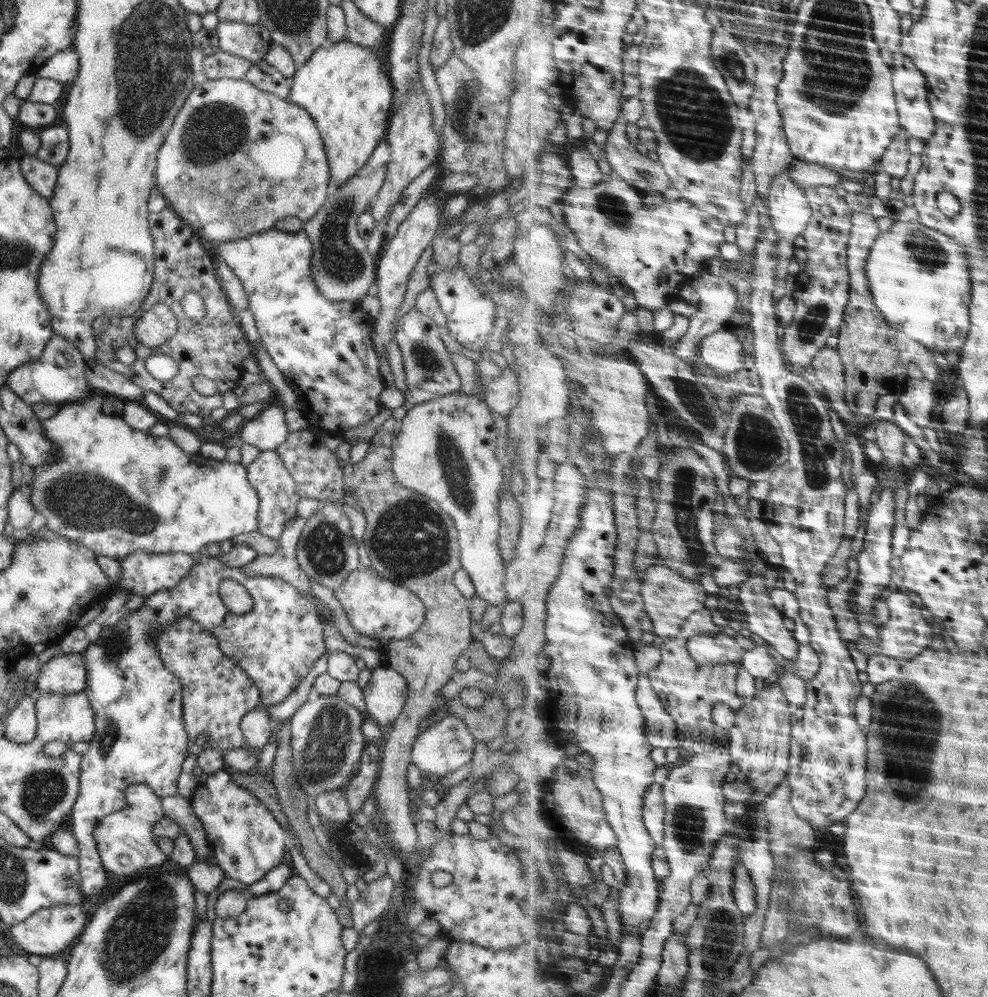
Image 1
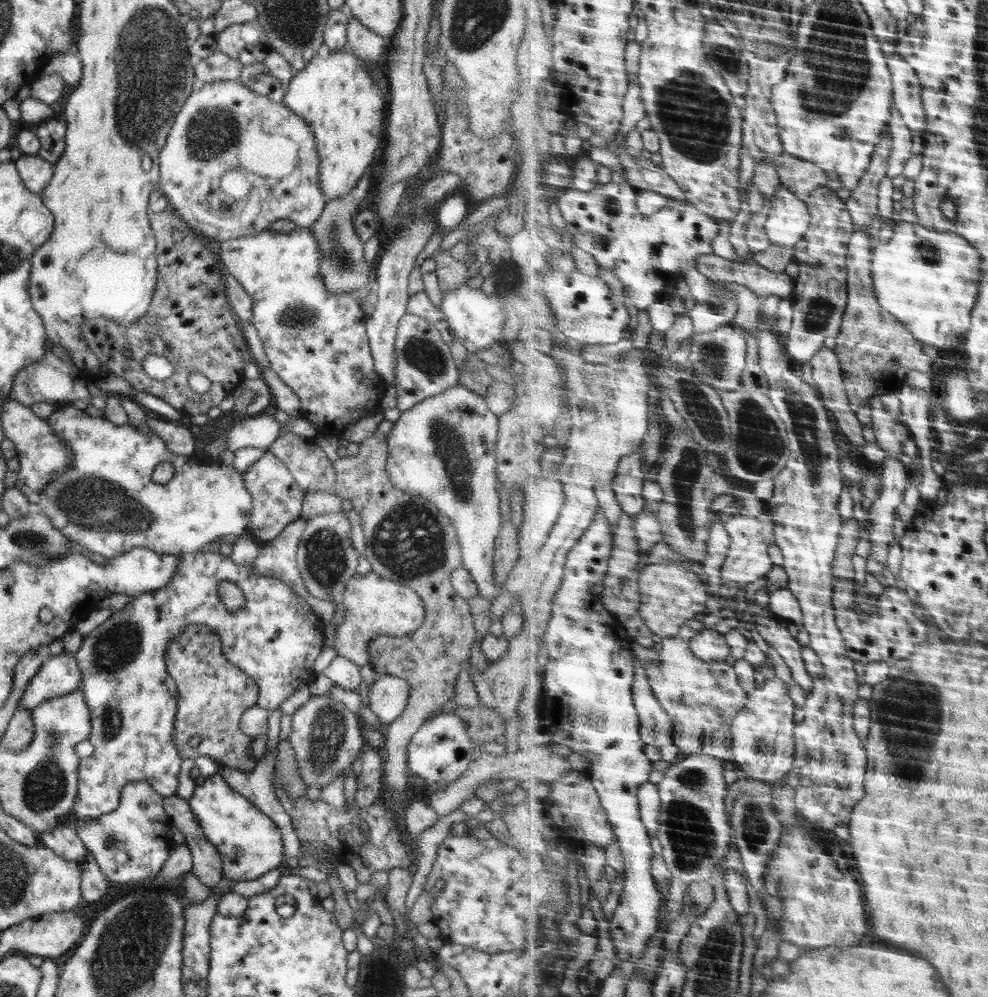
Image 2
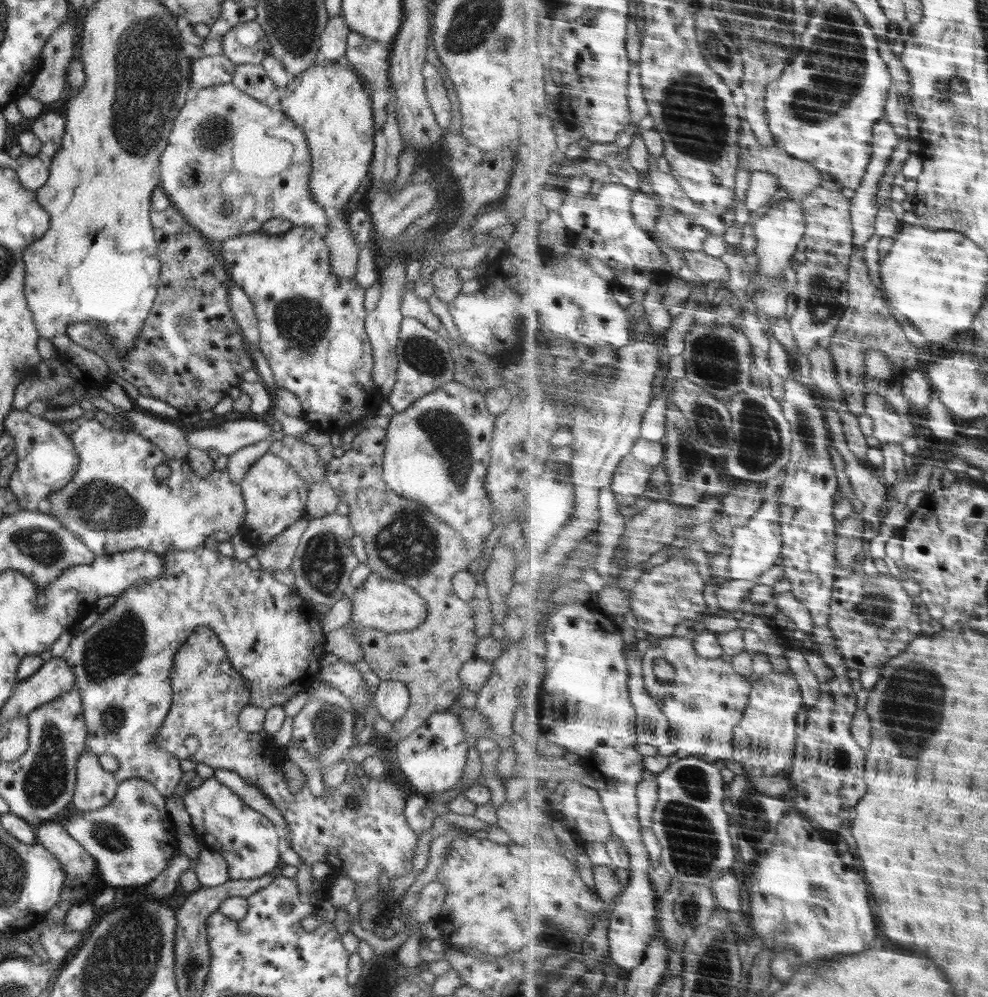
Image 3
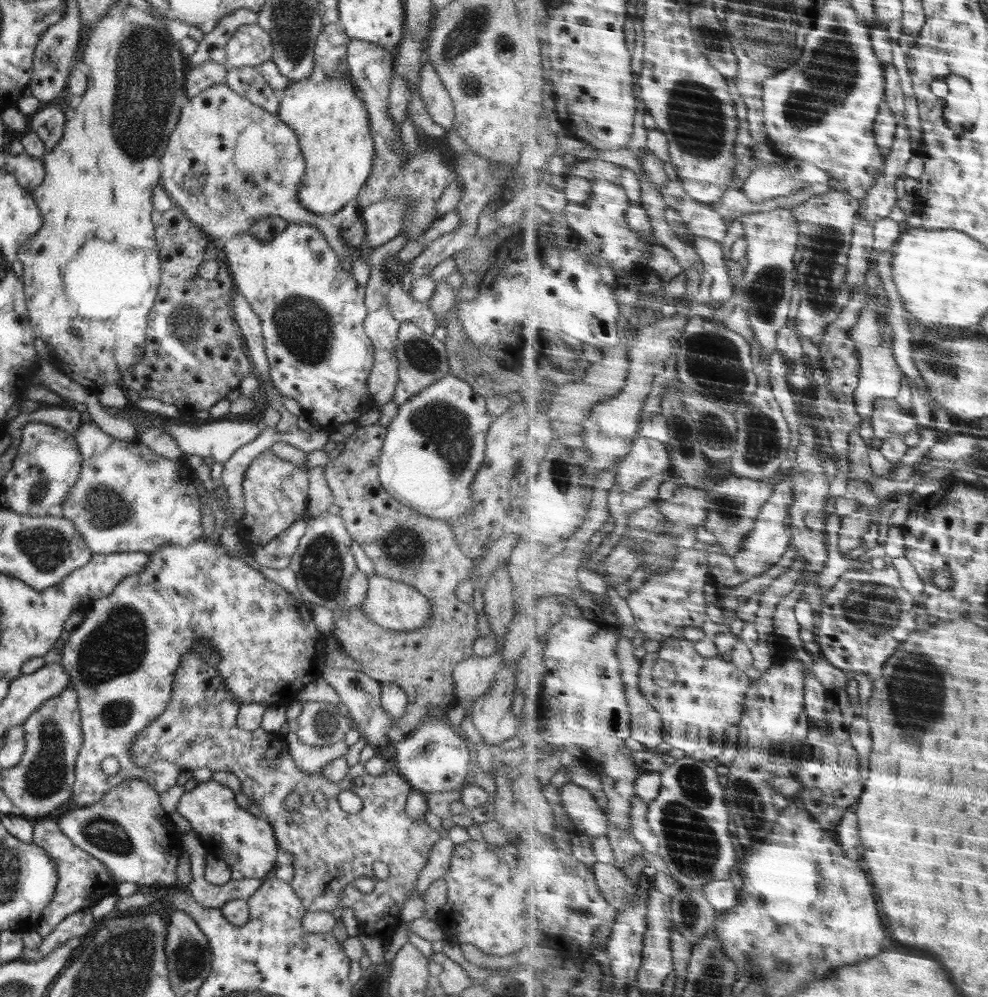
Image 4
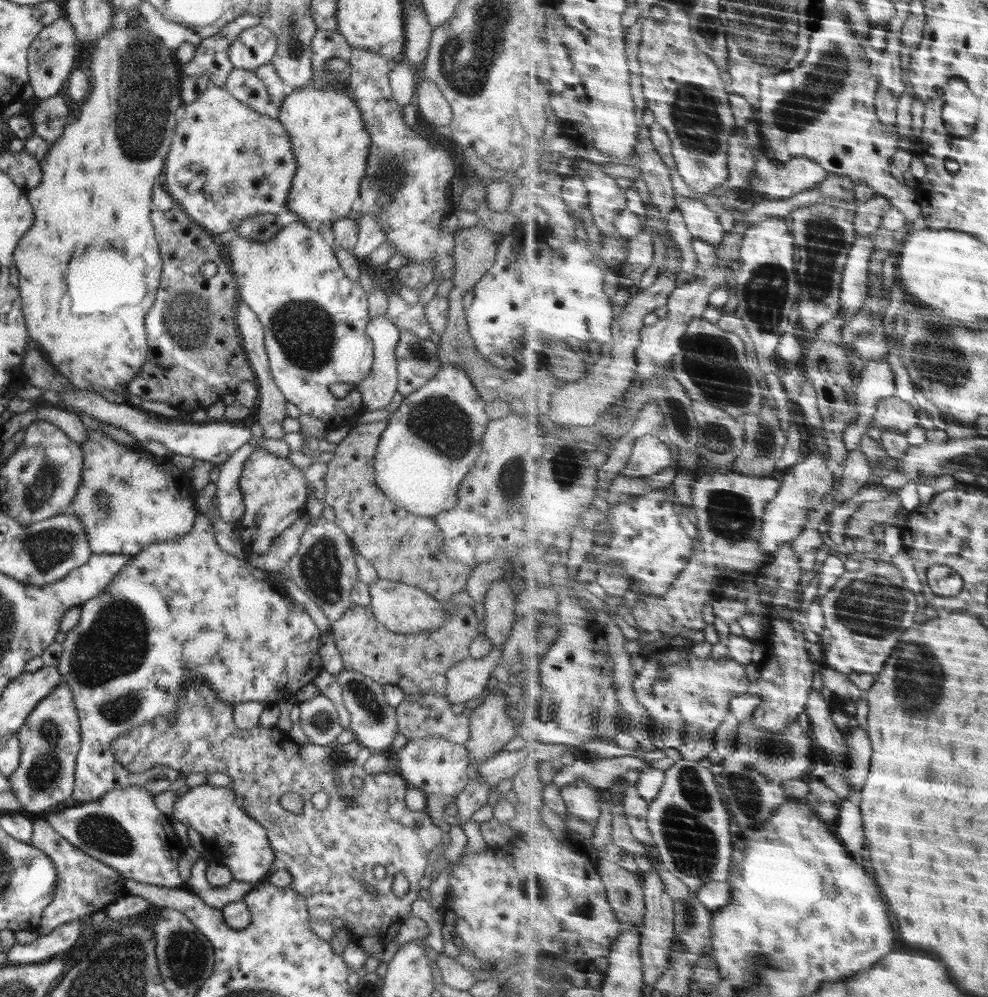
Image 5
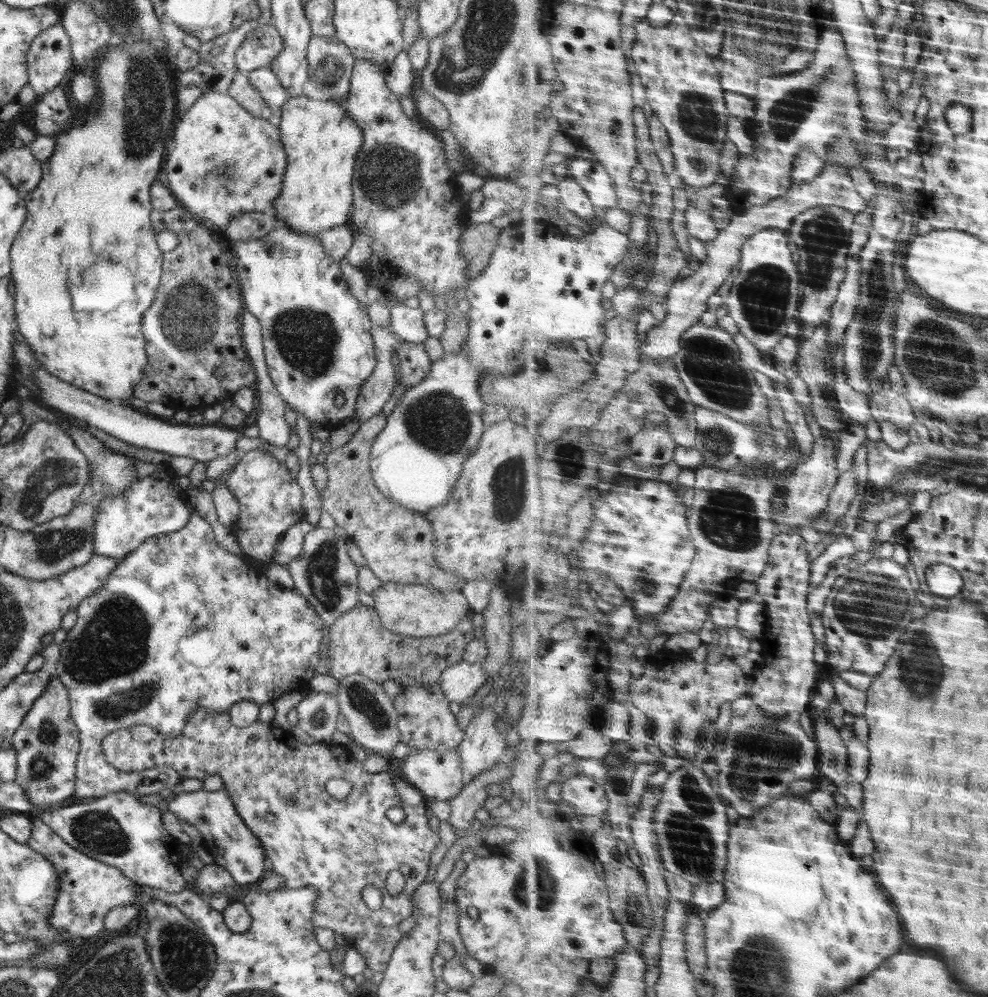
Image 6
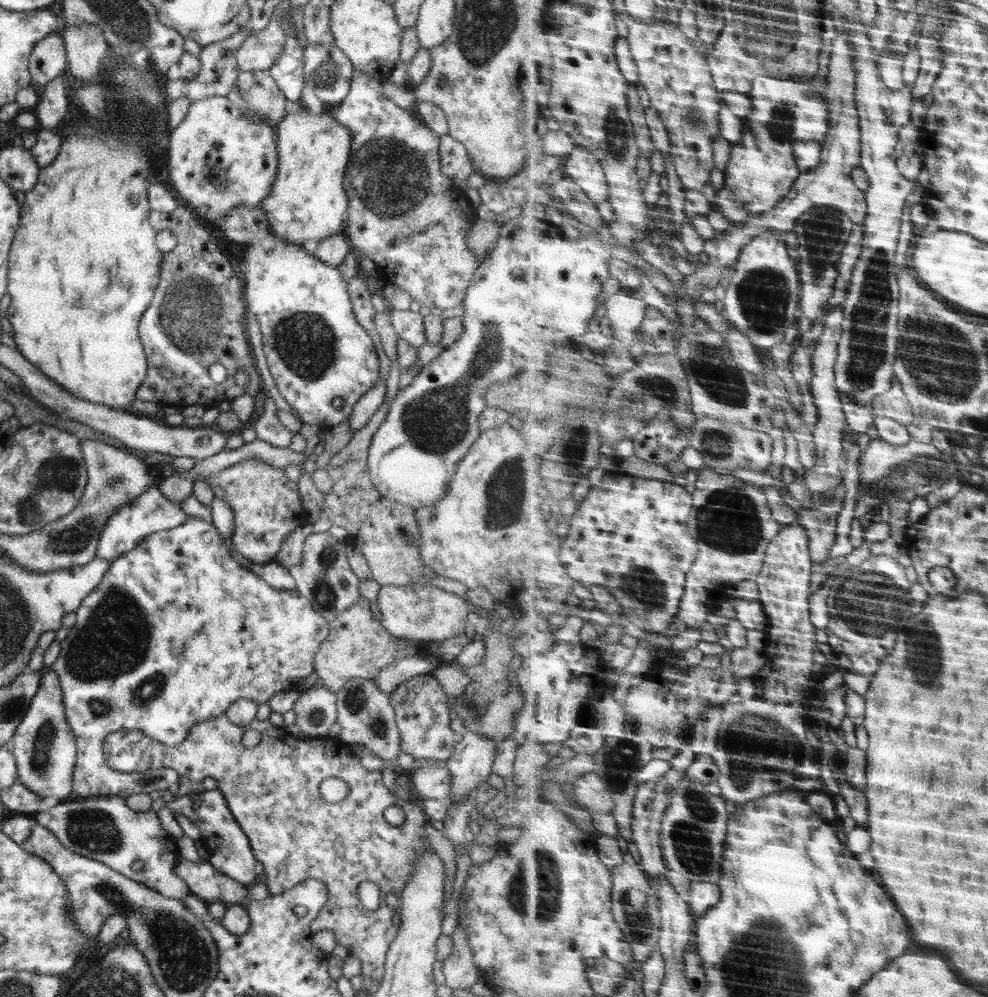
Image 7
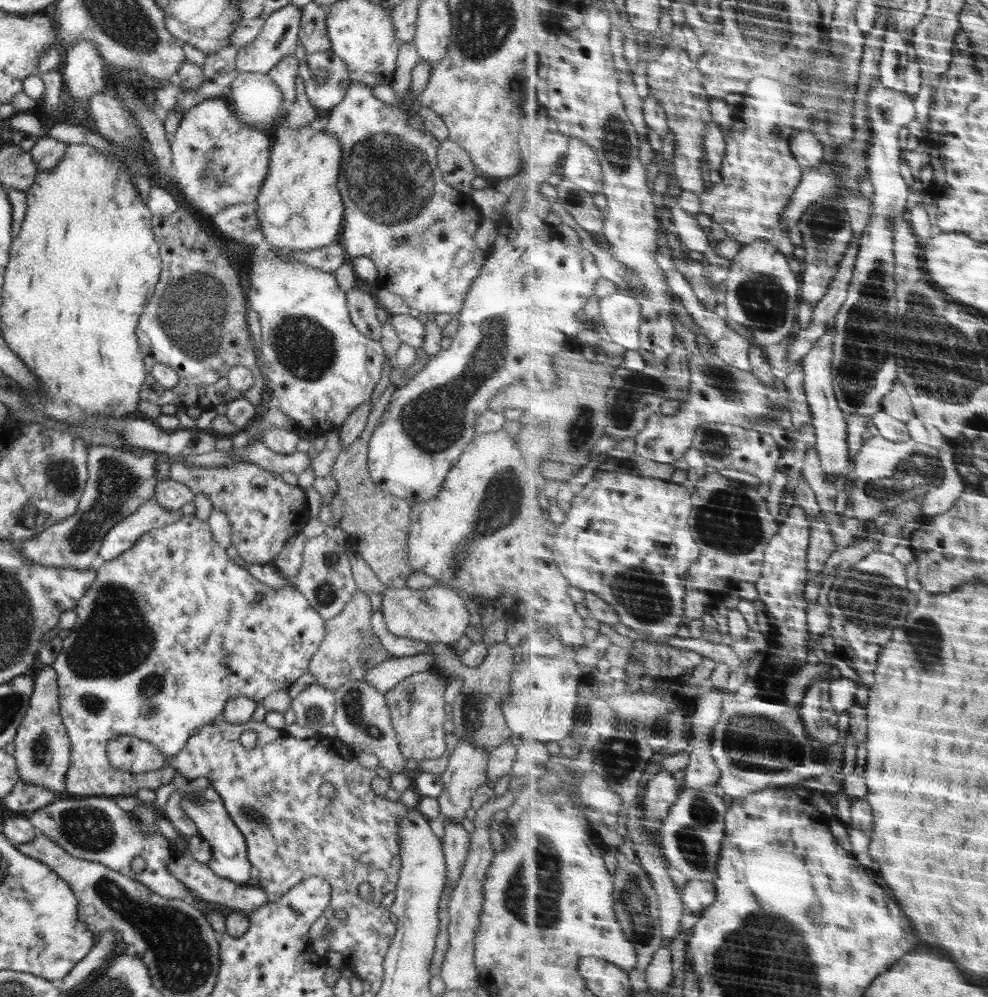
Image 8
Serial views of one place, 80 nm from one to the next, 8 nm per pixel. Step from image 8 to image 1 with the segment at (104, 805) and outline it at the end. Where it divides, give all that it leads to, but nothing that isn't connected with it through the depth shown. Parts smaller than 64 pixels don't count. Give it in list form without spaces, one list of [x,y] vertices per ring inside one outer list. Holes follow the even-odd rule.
[[[133,784],[125,790],[125,807],[100,818],[94,827],[93,837],[105,870],[125,879],[139,878],[163,868],[168,856],[156,845],[153,828],[163,817],[161,796],[149,786]]]

